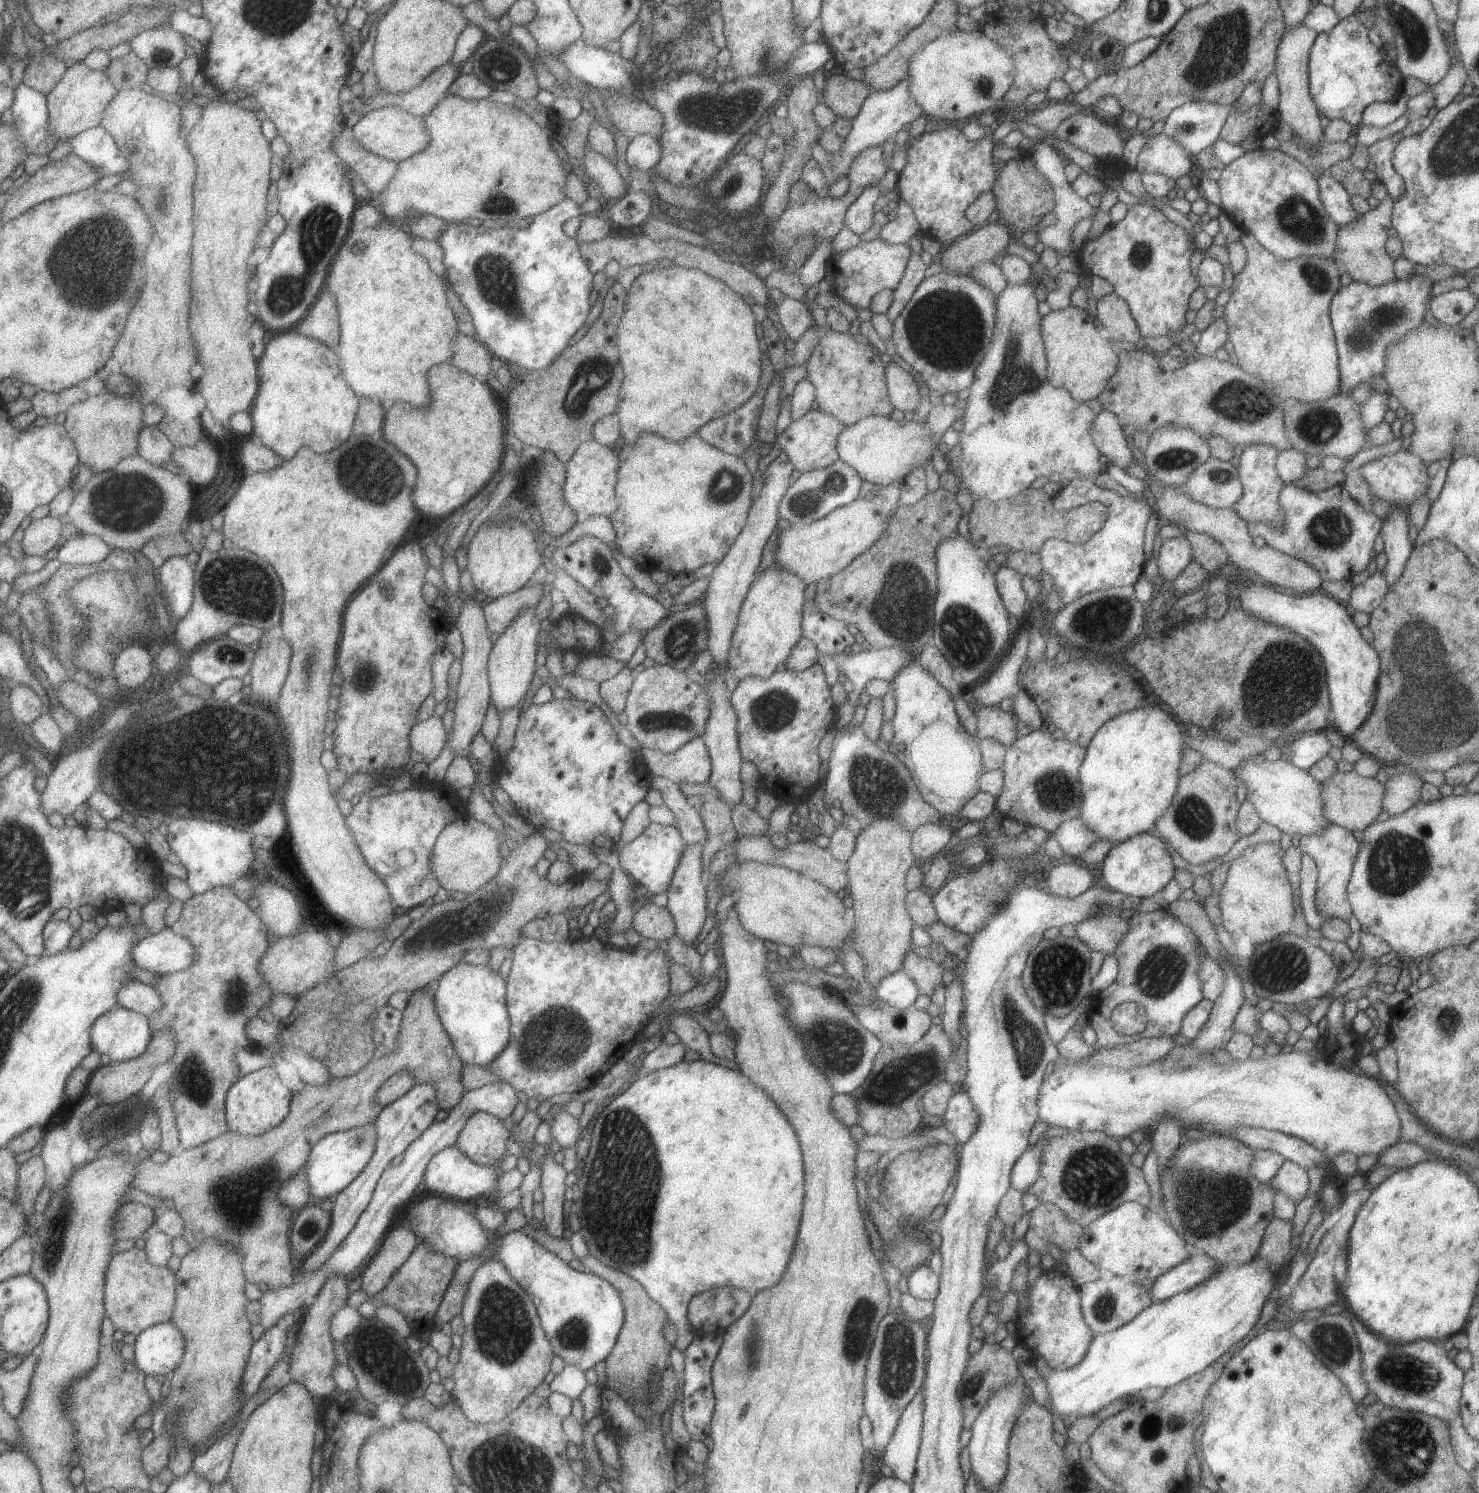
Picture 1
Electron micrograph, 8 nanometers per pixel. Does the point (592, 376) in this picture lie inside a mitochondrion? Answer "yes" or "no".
yes

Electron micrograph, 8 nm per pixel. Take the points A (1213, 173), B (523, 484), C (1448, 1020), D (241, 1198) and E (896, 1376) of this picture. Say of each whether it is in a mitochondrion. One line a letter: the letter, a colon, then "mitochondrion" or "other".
A: other
B: other
C: mitochondrion
D: mitochondrion
E: mitochondrion

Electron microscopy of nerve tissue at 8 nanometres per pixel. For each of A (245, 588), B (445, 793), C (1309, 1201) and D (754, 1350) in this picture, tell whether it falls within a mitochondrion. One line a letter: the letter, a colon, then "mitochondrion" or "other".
A: mitochondrion
B: other
C: other
D: mitochondrion

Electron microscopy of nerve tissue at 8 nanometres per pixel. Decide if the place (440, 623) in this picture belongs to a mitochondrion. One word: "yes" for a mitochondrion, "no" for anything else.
no

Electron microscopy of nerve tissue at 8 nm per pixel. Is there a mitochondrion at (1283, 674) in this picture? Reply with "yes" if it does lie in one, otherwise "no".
yes

